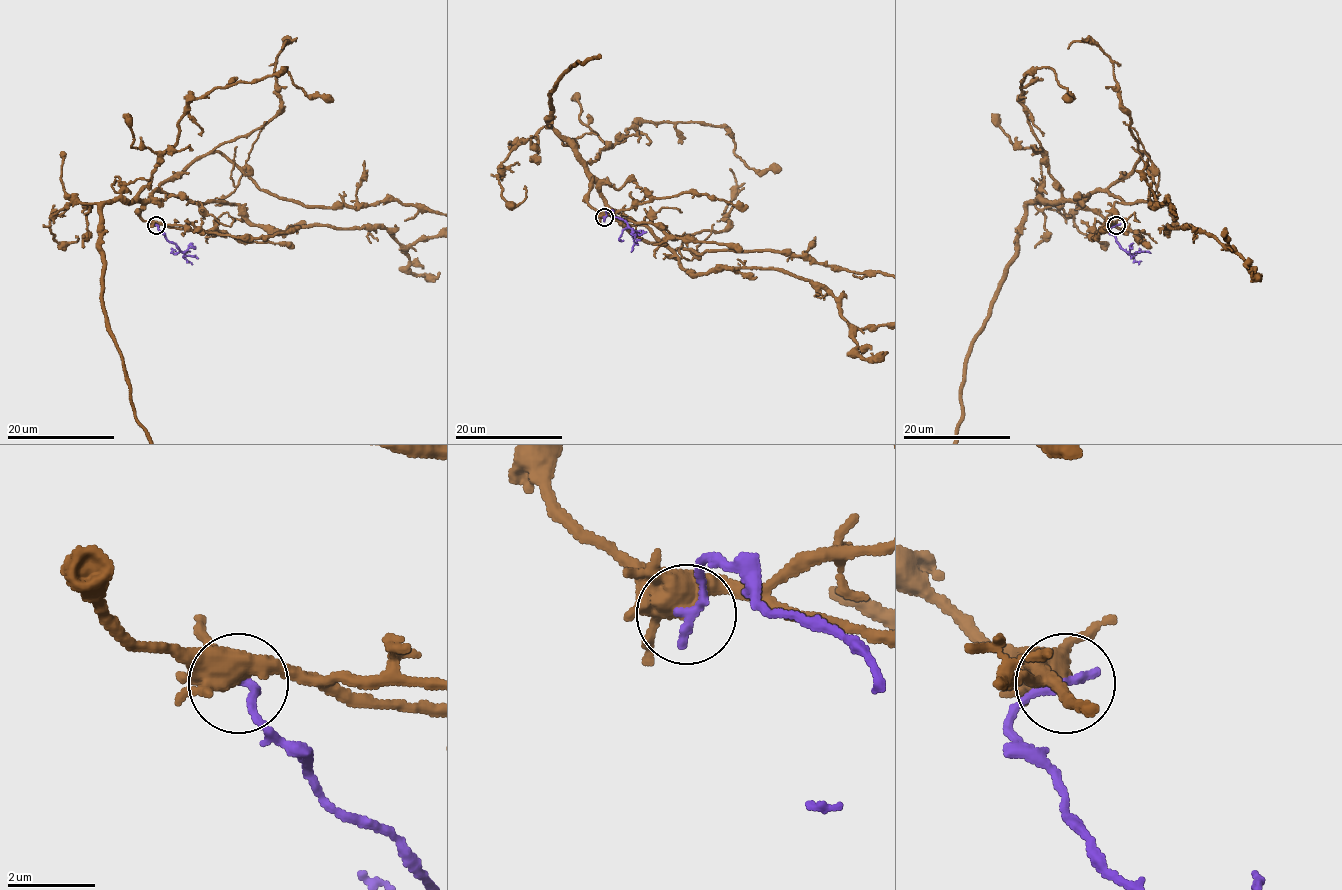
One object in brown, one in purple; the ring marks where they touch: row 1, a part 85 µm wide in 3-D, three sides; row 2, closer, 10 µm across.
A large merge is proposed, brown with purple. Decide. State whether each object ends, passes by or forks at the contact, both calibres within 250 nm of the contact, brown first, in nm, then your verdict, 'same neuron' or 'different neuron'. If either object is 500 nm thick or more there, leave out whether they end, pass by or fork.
brown forks | purple ends | 440/240 nm | different neuron

